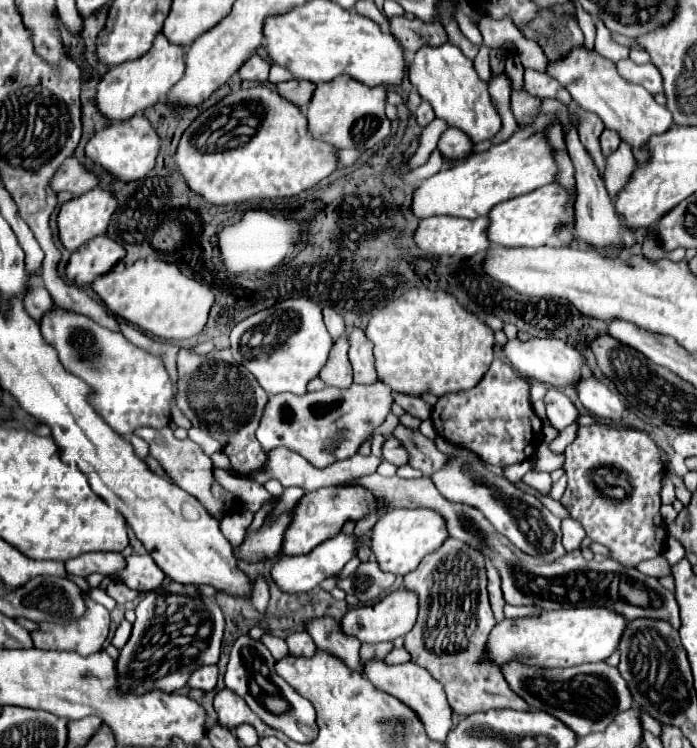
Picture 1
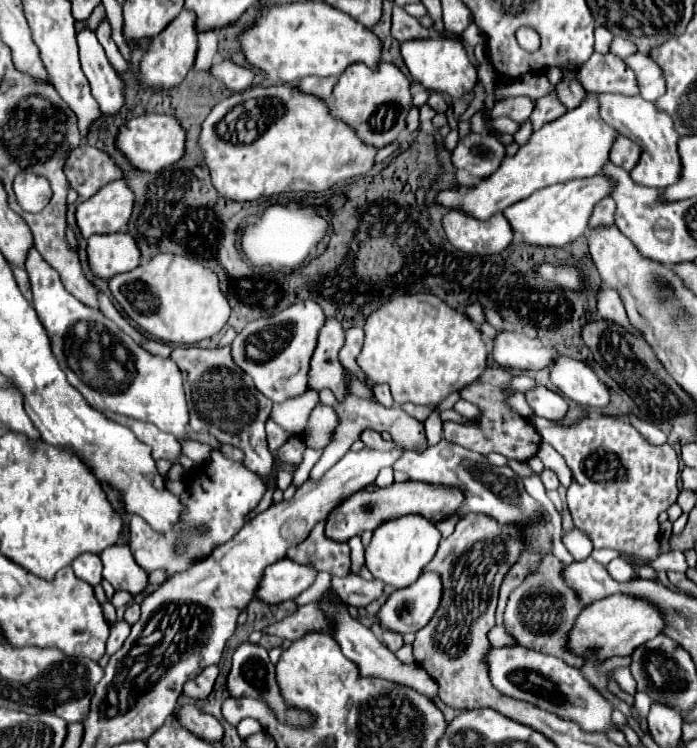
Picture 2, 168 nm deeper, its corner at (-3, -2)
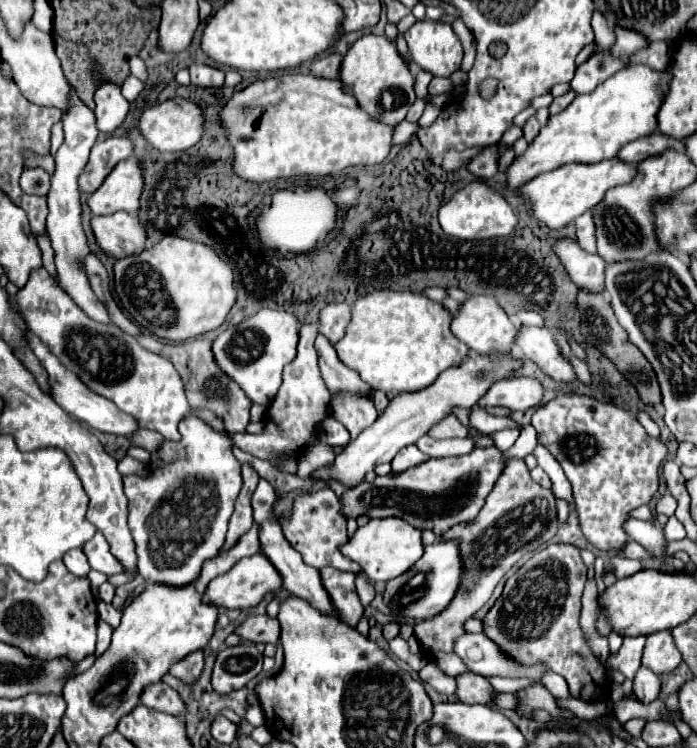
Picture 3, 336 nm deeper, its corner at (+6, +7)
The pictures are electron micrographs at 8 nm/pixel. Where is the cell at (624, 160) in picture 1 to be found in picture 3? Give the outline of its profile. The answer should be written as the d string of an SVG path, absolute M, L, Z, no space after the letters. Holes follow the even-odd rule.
M585 212L581 214L581 218L575 220L577 226L577 242L579 246L589 252L595 254L595 226L593 226L593 212Z

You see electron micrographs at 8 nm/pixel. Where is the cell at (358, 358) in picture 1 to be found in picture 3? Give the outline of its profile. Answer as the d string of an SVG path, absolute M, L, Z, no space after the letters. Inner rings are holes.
M329 302L319 312L319 332L325 334L333 344L343 338L345 328L351 318L351 308L347 302Z

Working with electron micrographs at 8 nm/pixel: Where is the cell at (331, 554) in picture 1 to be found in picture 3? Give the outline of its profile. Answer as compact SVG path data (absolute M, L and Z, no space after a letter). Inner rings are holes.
M257 554L257 556L243 558L229 572L213 578L205 590L203 602L219 610L247 610L247 608L257 606L267 592L277 592L277 590L281 590L281 576L267 562L263 554Z

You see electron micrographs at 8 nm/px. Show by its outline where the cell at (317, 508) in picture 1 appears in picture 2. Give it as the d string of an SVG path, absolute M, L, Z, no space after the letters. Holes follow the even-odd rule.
M406 481L406 483L392 483L390 487L378 487L368 485L348 499L344 499L330 515L326 517L324 535L332 541L348 541L354 535L362 535L364 531L374 531L384 521L390 521L394 517L402 517L408 513L420 513L428 515L430 521L440 519L442 515L450 515L450 511L460 511L462 505L462 493L448 489L448 487L434 487L418 481Z

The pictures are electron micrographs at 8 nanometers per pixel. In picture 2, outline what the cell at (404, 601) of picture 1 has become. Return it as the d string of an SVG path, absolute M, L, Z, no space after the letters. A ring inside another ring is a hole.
M422 573L416 583L404 589L396 589L388 601L376 613L380 627L394 633L416 633L422 629L434 607L438 607L438 595L442 595L442 583L434 573Z

